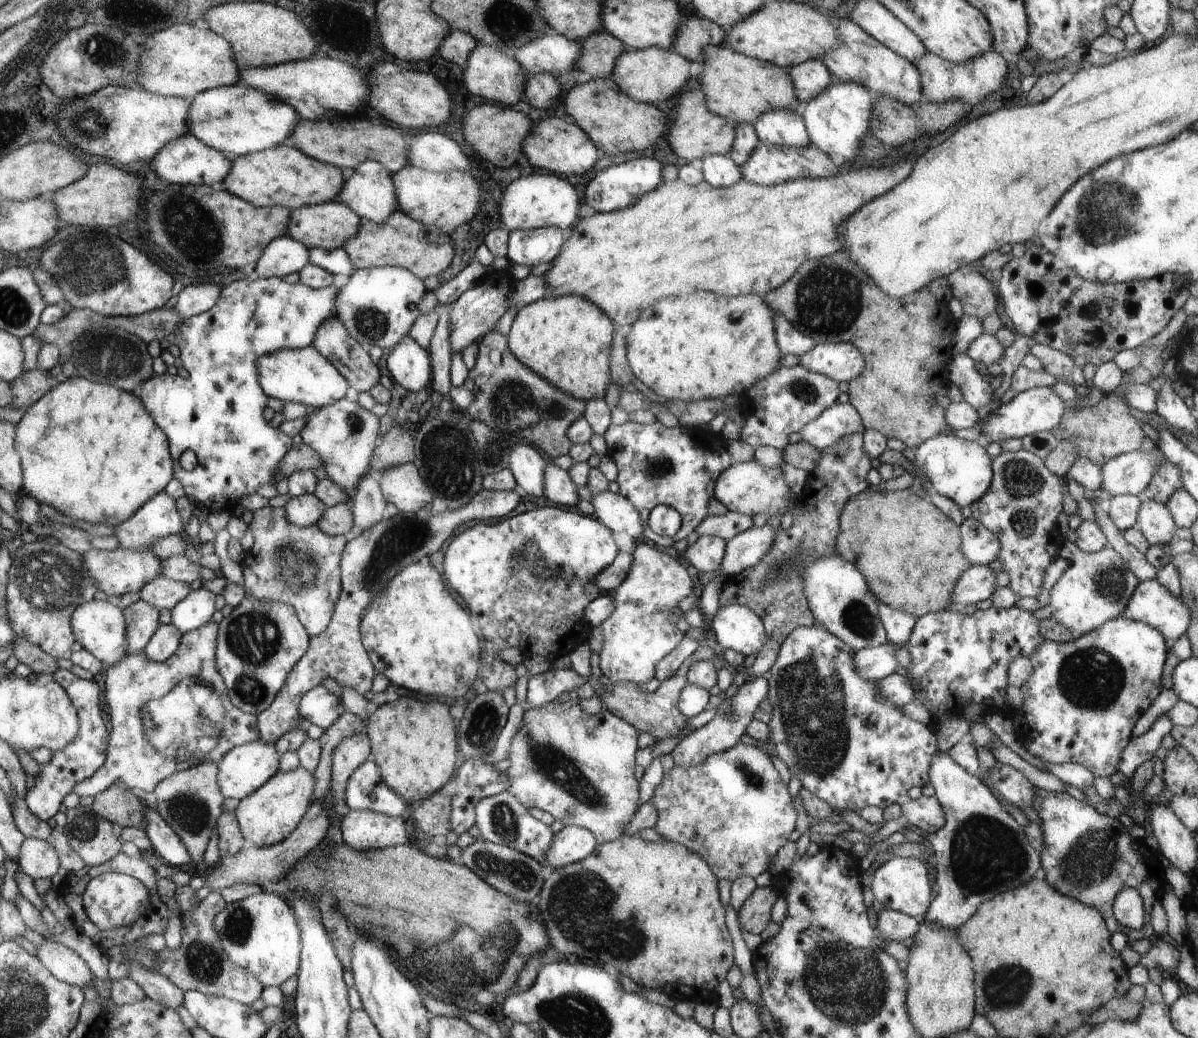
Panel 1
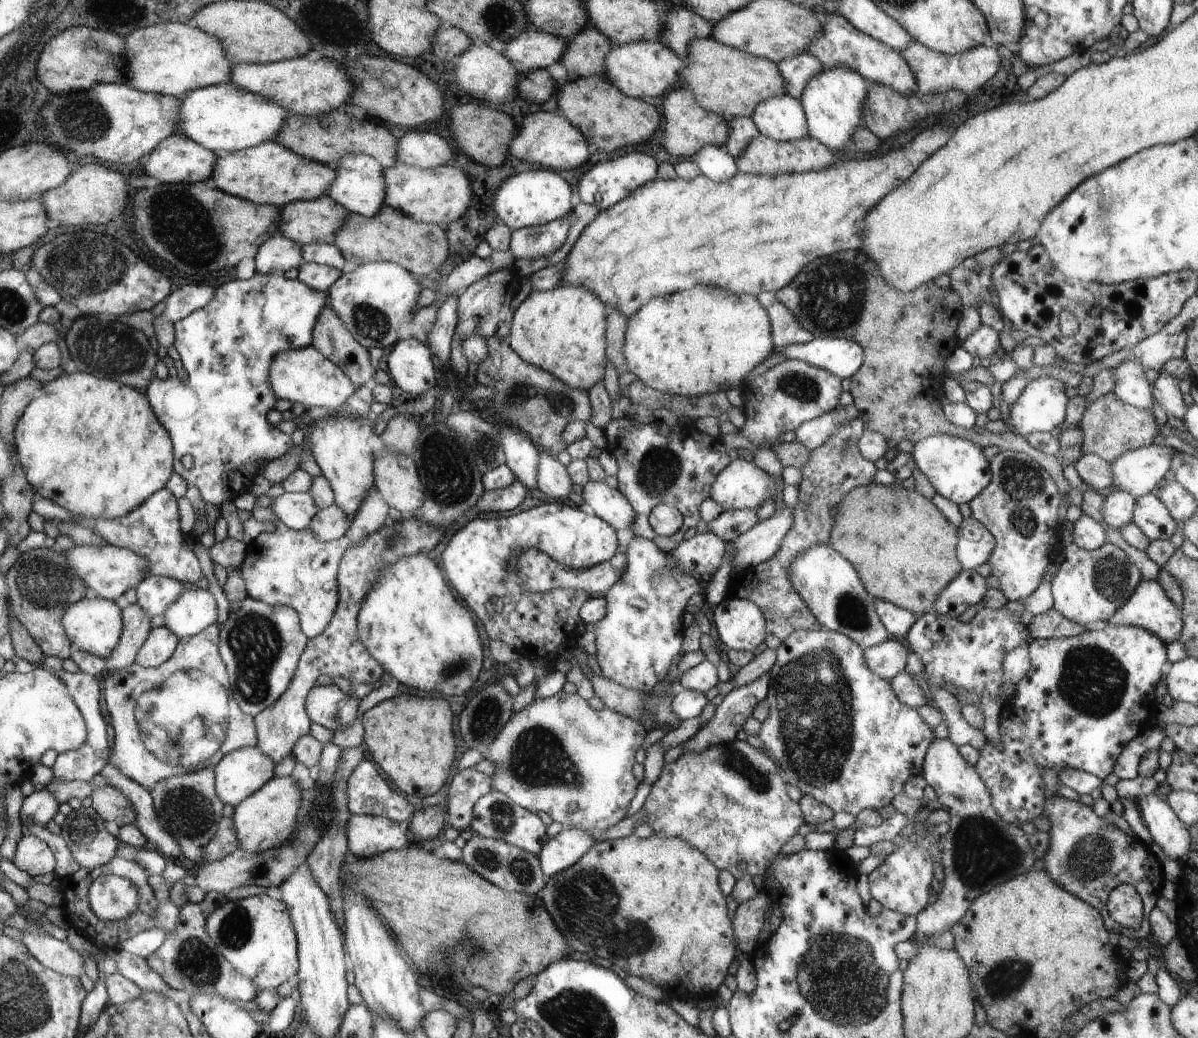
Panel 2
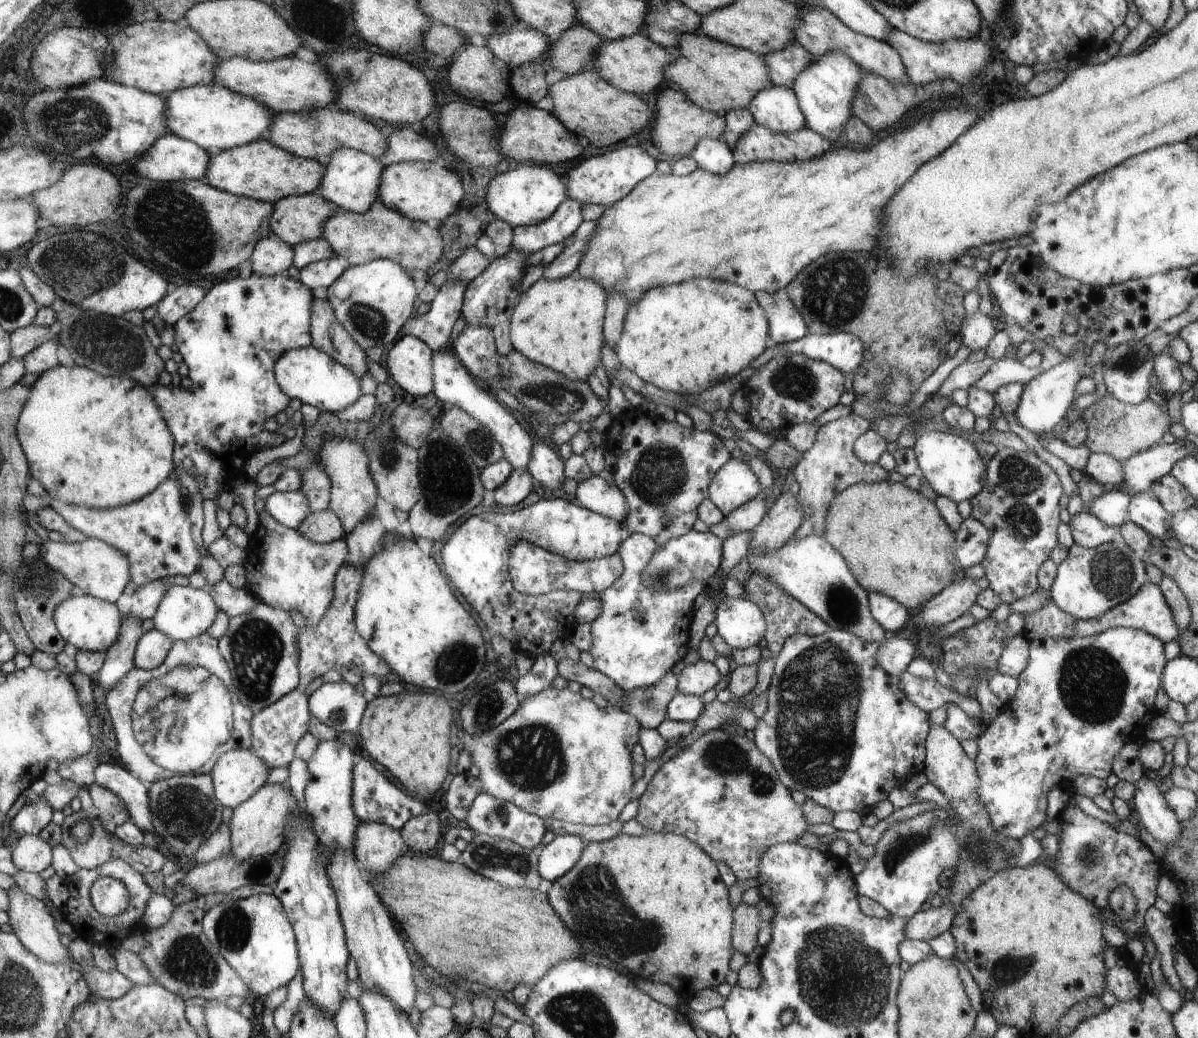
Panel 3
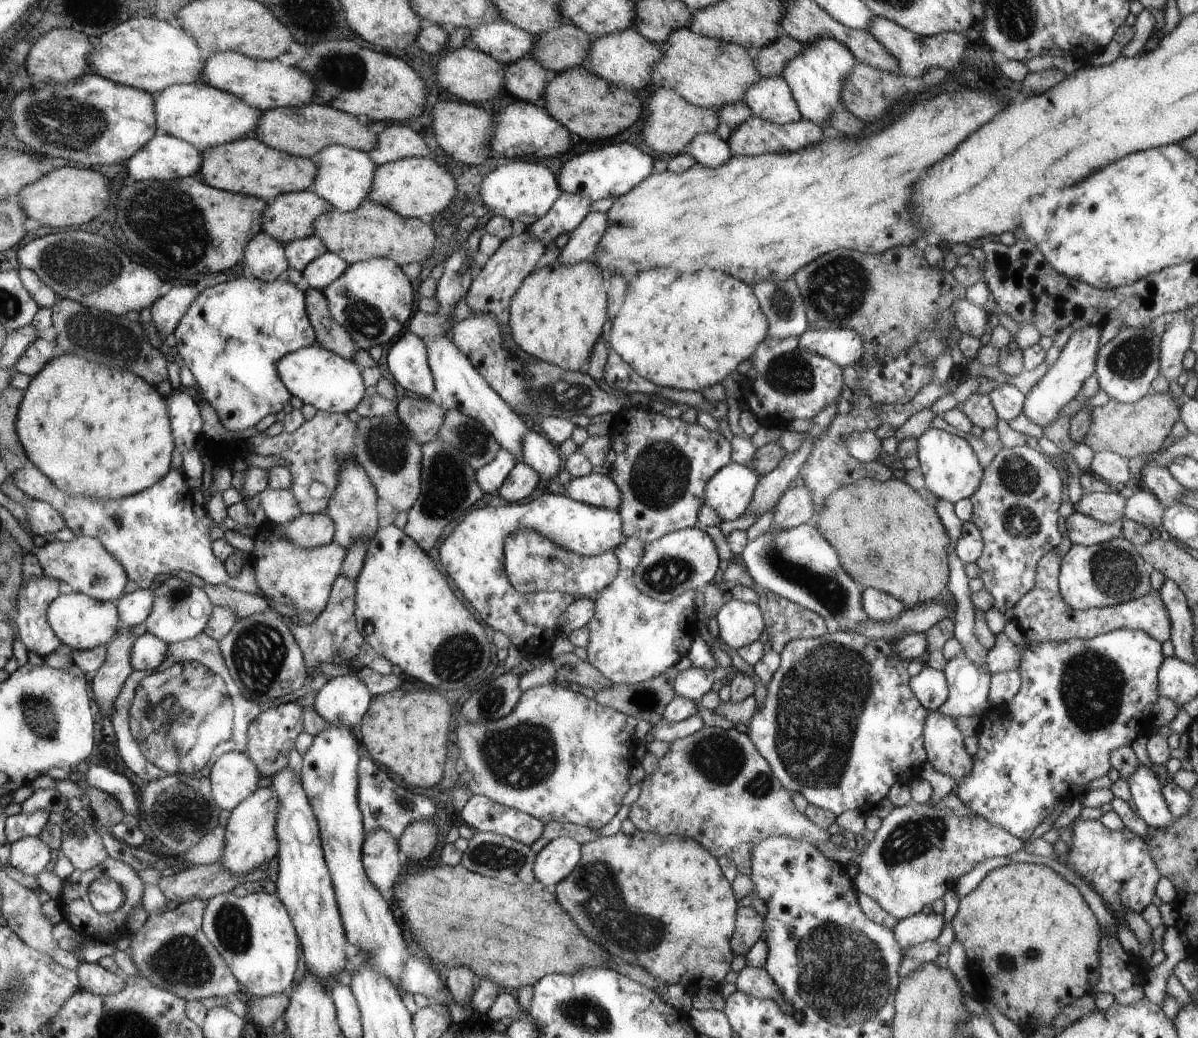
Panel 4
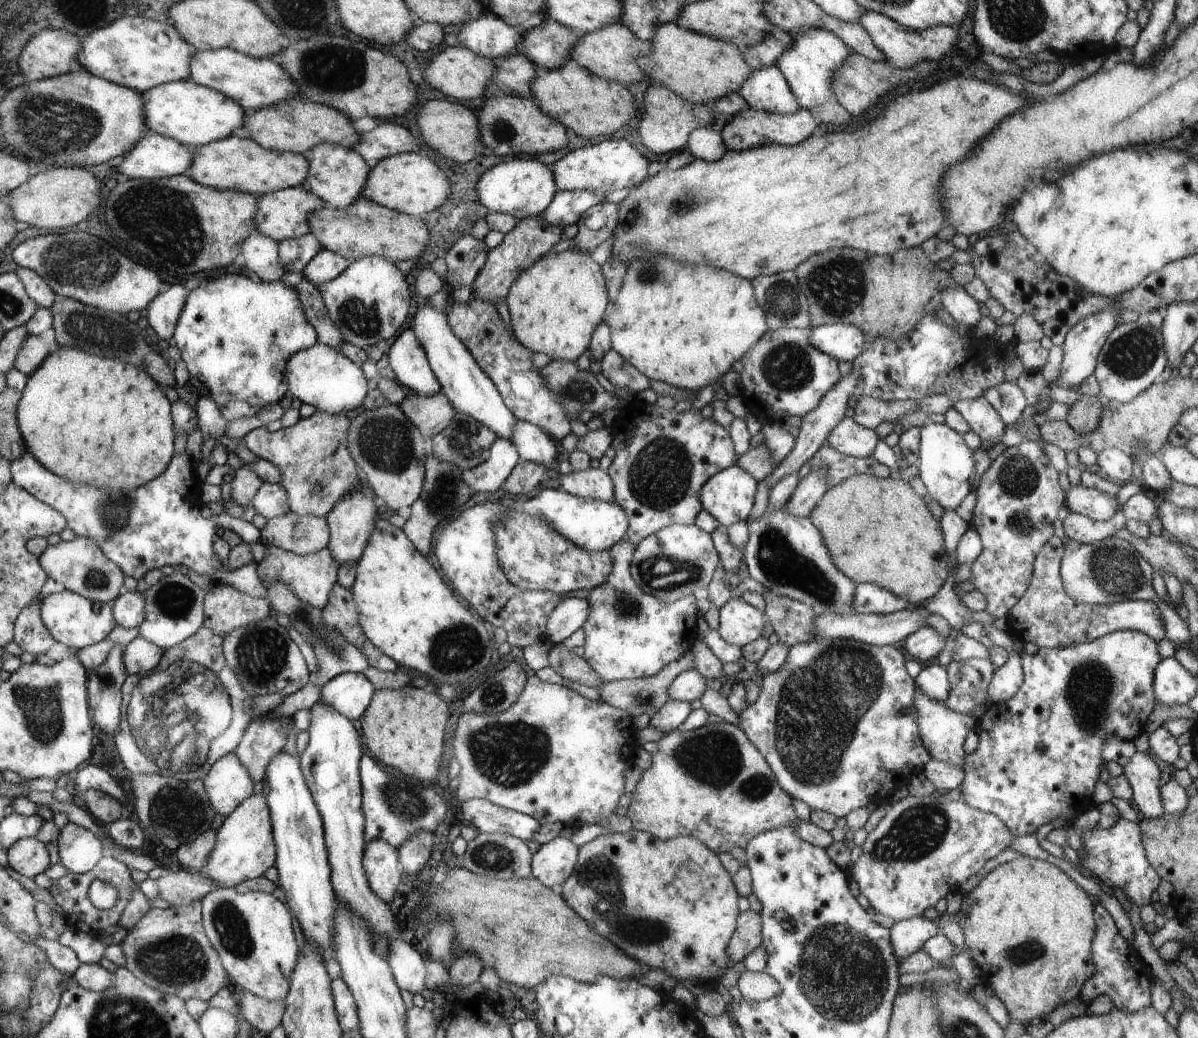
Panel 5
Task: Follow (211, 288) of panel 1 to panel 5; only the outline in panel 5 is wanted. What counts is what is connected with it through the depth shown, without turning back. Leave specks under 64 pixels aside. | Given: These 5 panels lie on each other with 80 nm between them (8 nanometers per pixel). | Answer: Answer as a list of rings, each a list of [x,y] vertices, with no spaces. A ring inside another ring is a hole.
[[[172,286],[150,302],[143,324],[152,326],[162,345],[173,337],[177,320],[189,294],[190,290],[186,290],[186,286]]]

